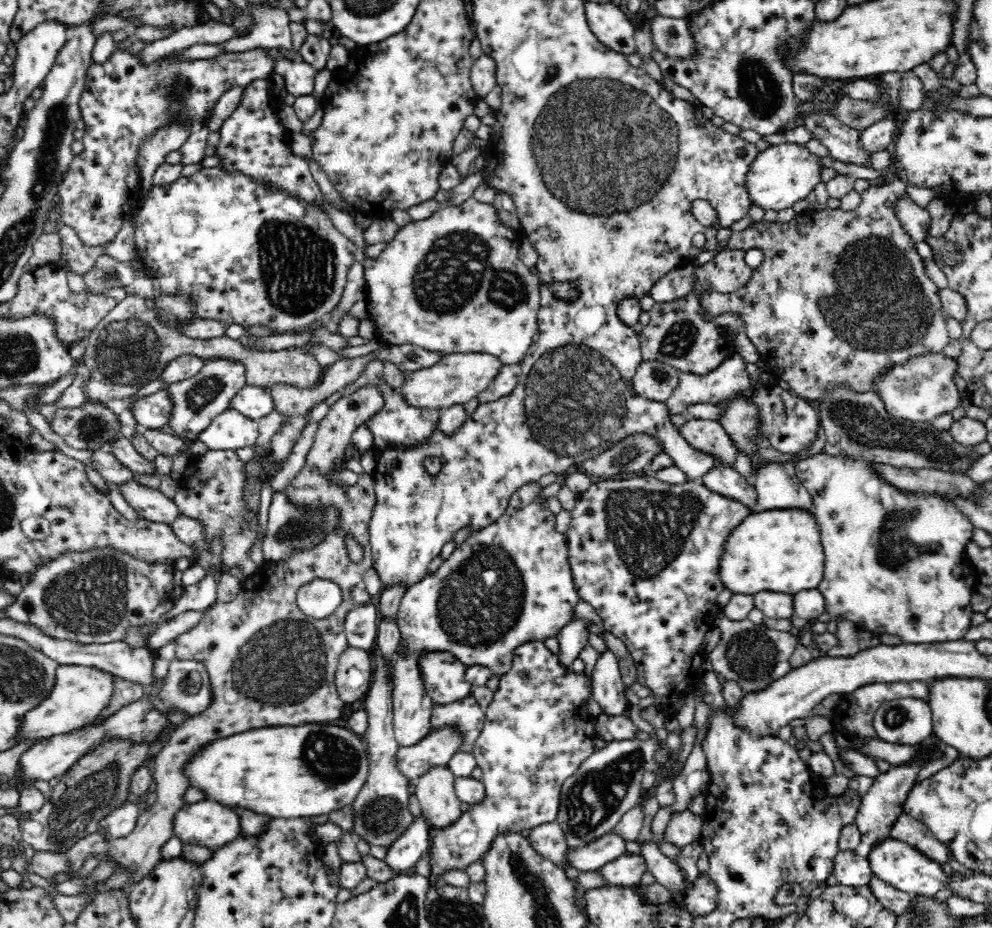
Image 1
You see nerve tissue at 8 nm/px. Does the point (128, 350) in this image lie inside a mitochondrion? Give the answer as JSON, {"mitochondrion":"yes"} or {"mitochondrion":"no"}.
{"mitochondrion":"yes"}

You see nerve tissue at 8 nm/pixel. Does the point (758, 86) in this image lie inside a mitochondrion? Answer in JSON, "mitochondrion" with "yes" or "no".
{"mitochondrion":"yes"}

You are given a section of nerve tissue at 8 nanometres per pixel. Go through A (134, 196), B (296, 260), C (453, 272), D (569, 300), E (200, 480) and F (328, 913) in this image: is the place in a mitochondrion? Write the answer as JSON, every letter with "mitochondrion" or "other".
{"A":"other","B":"mitochondrion","C":"mitochondrion","D":"other","E":"other","F":"other"}

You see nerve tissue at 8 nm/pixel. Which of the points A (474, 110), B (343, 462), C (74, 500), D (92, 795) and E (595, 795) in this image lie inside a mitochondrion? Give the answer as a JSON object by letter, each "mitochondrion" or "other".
{"A":"other","B":"other","C":"other","D":"mitochondrion","E":"mitochondrion"}

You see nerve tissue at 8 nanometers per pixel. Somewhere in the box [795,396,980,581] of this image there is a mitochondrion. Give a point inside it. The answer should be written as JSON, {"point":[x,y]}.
{"point":[907,535]}

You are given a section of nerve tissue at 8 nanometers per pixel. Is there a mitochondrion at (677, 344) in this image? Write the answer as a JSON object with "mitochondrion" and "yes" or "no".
{"mitochondrion":"yes"}

